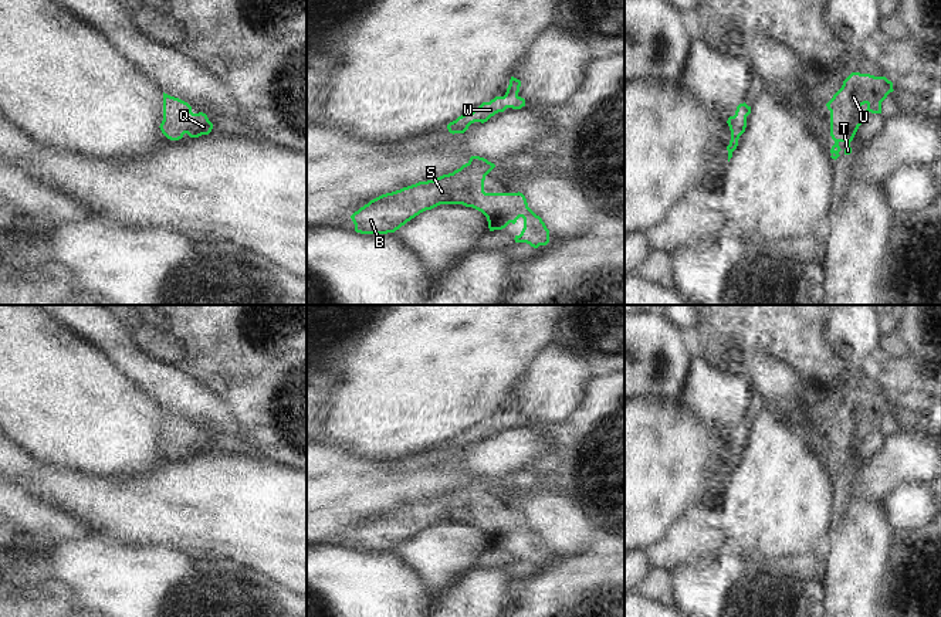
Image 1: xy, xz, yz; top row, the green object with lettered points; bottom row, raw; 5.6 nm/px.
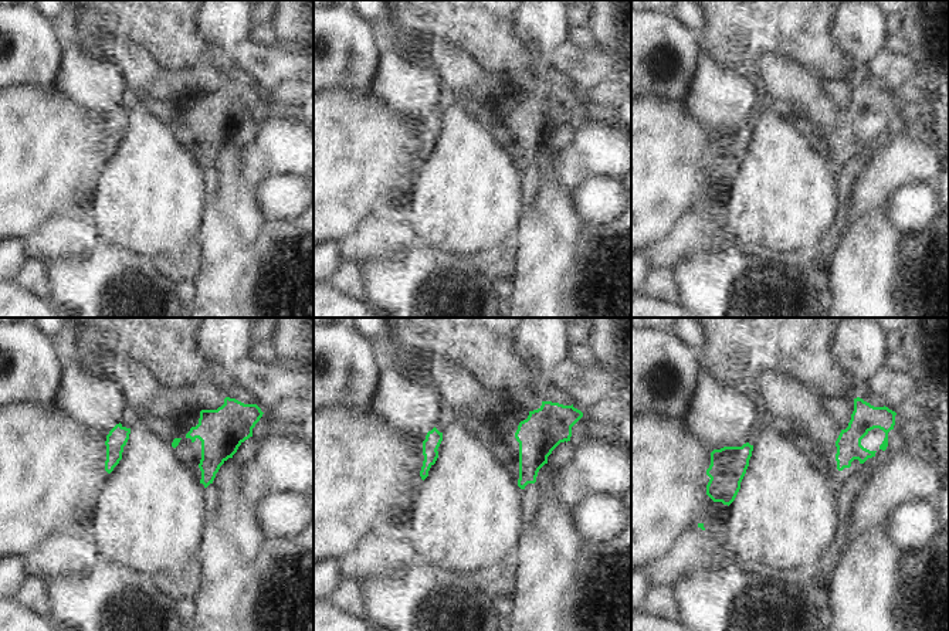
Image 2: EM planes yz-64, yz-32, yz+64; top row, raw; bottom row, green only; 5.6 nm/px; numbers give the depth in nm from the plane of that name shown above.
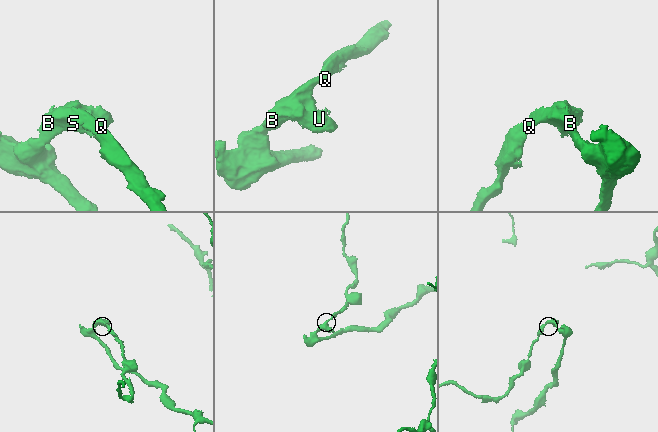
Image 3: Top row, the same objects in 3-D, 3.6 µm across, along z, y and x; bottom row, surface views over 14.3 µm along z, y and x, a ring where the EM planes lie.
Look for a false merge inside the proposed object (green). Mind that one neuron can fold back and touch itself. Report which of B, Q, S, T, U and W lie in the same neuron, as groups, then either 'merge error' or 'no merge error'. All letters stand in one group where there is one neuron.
B Q S T U W; no merge error

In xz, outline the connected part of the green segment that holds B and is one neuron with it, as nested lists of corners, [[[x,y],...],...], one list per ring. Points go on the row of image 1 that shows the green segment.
[[[480,156],[453,173],[434,180],[419,182],[400,190],[382,194],[355,211],[351,218],[361,234],[395,233],[407,221],[440,204],[463,204],[481,211],[490,231],[502,230],[510,223],[524,218],[524,228],[515,243],[527,243],[534,248],[549,243],[549,230],[527,203],[522,193],[485,193],[485,176],[495,167]]]

